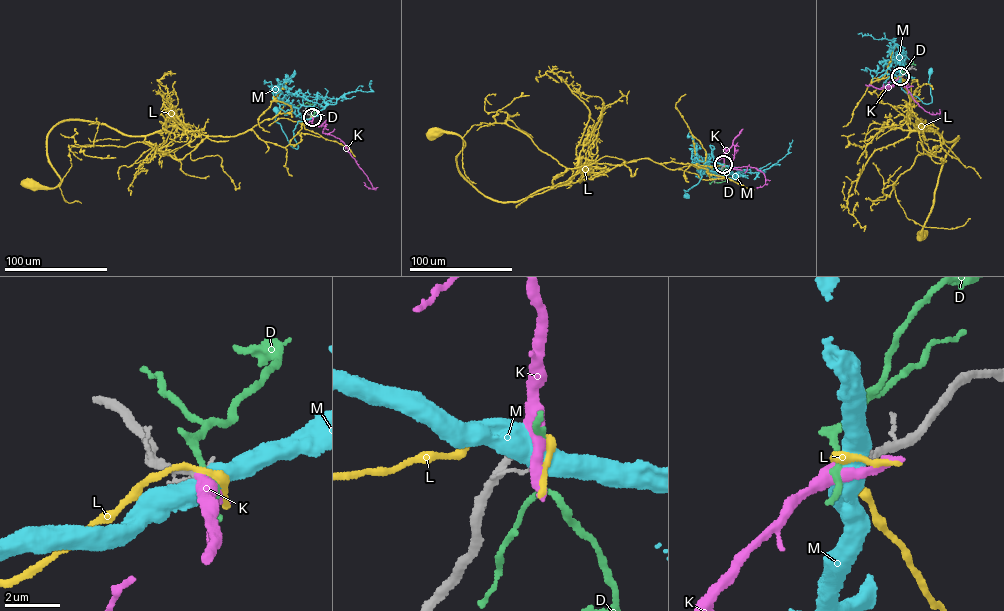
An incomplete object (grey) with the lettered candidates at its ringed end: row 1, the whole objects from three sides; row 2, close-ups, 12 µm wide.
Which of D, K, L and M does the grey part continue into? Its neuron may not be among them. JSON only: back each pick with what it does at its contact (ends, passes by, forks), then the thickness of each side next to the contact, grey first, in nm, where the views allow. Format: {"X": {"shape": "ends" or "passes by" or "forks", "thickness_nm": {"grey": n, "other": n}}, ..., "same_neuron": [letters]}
{"K": {"shape": "passes by", "thickness_nm": {"grey": 280, "other": 320}}, "same_neuron": ["K"]}

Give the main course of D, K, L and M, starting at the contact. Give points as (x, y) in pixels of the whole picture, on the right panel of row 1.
D: (900, 76), (910, 59), (914, 65)
K: (900, 76), (892, 86), (883, 88), (907, 85), (914, 101), (924, 110), (935, 114), (940, 113), (940, 109)
L: (899, 76), (911, 107), (908, 119), (930, 156), (942, 140), (959, 138), (943, 162), (923, 237)
M: (900, 76), (901, 88), (927, 104), (932, 100), (928, 82), (930, 70)

